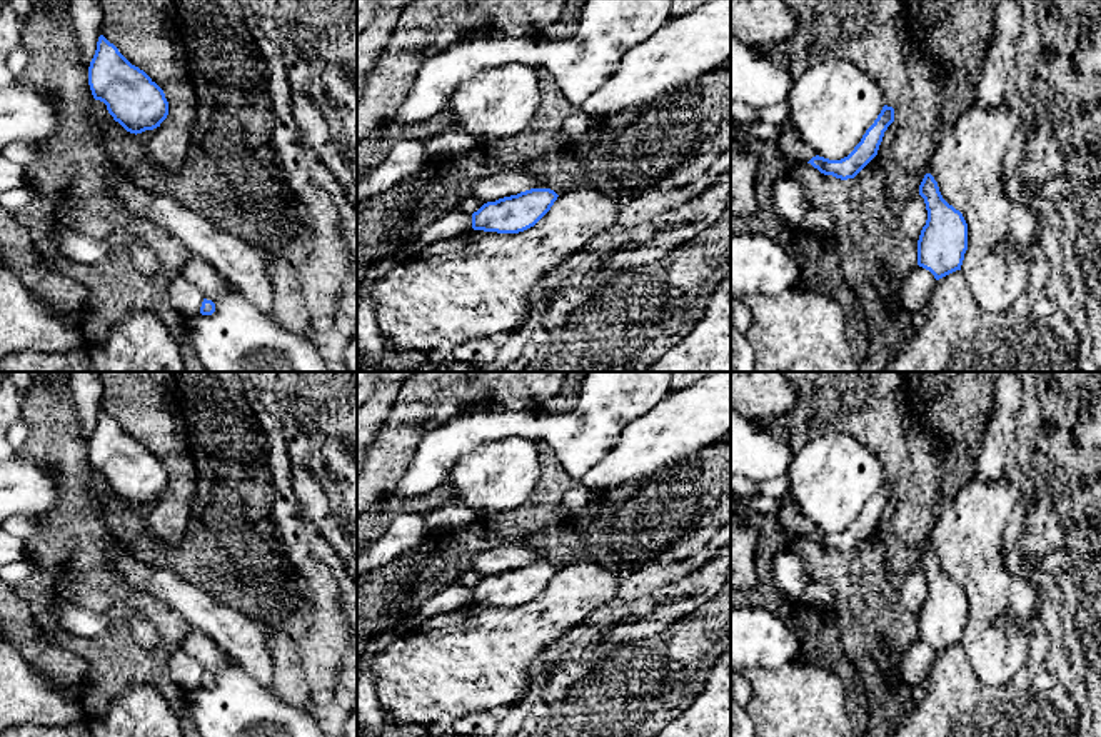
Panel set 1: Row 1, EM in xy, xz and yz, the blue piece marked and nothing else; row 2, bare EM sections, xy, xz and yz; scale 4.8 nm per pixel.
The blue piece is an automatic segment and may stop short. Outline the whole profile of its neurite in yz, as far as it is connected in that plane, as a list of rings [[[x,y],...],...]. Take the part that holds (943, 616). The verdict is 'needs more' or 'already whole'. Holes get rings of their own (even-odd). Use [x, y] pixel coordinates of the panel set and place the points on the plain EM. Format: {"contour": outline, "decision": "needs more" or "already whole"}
{"contour": [[[926,547],[919,569],[924,572],[928,594],[918,614],[918,639],[936,654],[961,644],[968,624],[968,597],[959,584],[949,579],[931,547]]], "decision": "already whole"}

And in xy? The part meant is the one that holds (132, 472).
{"contour": [[[103,409],[88,440],[88,459],[93,472],[103,475],[113,494],[130,507],[153,504],[168,489],[163,464]]], "decision": "already whole"}

